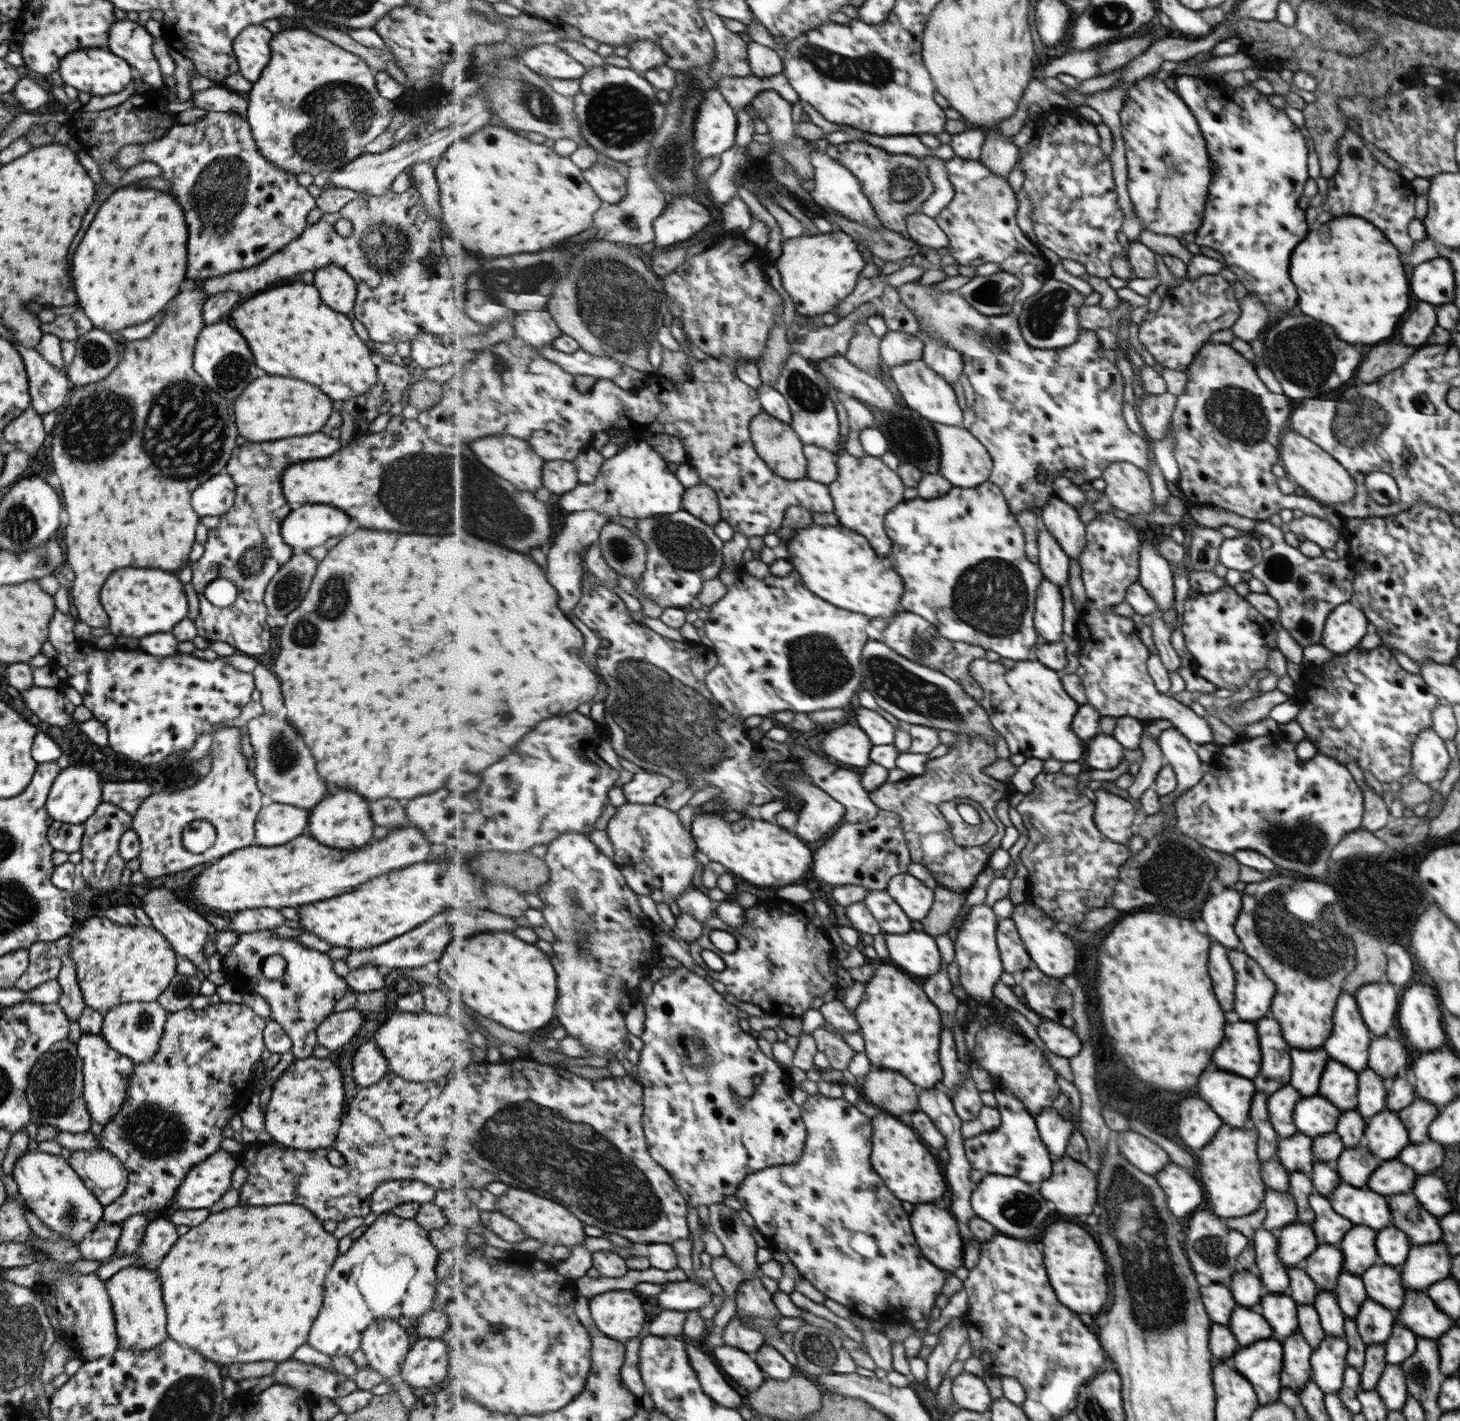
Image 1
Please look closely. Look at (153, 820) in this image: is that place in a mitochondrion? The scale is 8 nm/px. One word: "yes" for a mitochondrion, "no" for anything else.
no

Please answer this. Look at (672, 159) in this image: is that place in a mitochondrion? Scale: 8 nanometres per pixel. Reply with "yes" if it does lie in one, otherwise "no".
yes

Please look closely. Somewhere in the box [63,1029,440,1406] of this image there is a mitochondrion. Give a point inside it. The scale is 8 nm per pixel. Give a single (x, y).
(146, 1128)

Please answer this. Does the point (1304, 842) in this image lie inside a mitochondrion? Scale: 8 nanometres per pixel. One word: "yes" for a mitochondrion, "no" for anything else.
yes

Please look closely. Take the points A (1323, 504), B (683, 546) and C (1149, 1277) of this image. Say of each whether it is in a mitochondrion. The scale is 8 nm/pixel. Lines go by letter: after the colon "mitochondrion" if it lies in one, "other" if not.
A: other
B: mitochondrion
C: mitochondrion

